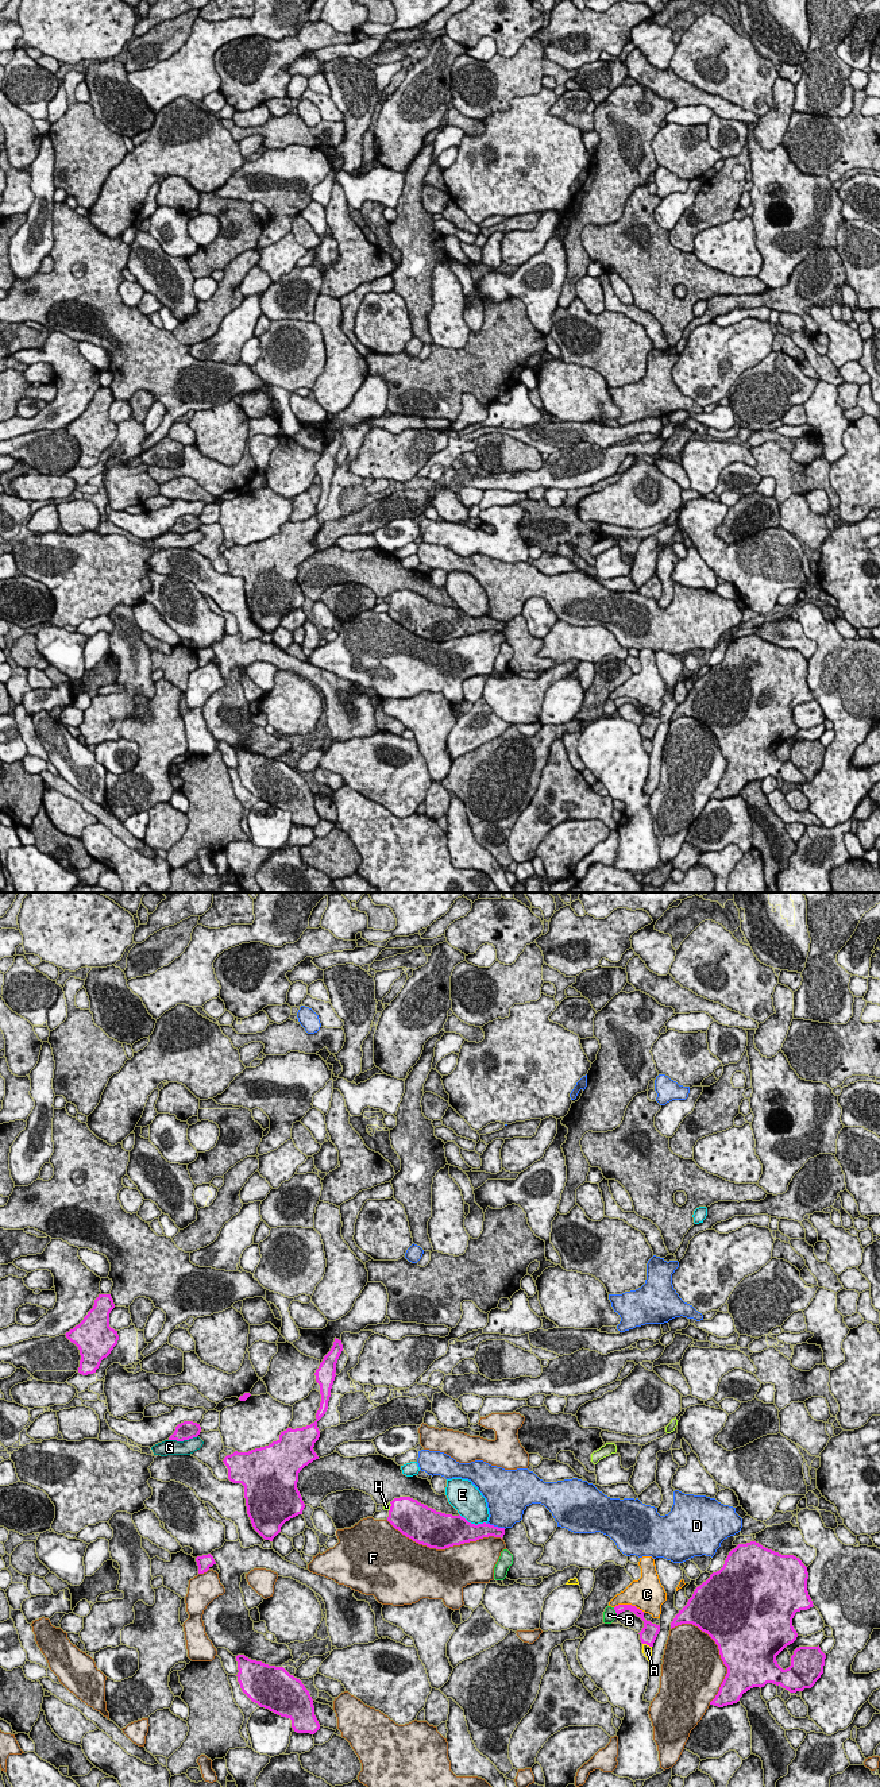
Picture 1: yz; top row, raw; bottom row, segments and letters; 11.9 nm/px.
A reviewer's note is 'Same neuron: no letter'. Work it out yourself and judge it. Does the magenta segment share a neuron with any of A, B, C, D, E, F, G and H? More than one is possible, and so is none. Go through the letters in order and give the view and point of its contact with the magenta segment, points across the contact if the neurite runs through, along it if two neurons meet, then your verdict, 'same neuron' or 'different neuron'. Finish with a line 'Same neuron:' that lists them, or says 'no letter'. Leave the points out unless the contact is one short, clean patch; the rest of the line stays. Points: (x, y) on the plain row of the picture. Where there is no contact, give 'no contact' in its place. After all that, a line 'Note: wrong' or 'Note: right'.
A: yz (647, 737) | different neuron
B: yz (616, 705) | different neuron
C: yz (629, 698) | different neuron
D: yz (497, 620) | different neuron
E: yz (473, 617) | different neuron
F: yz (444, 641) | different neuron
G: yz (182, 533) | same neuron
H: yz (390, 599) | different neuron
Same neuron: G
Note: wrong

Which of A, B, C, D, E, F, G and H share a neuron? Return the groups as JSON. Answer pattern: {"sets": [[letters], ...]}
{"sets": [["A"], ["B"], ["C"], ["D"], ["E"], ["F"], ["G"], ["H"]]}

